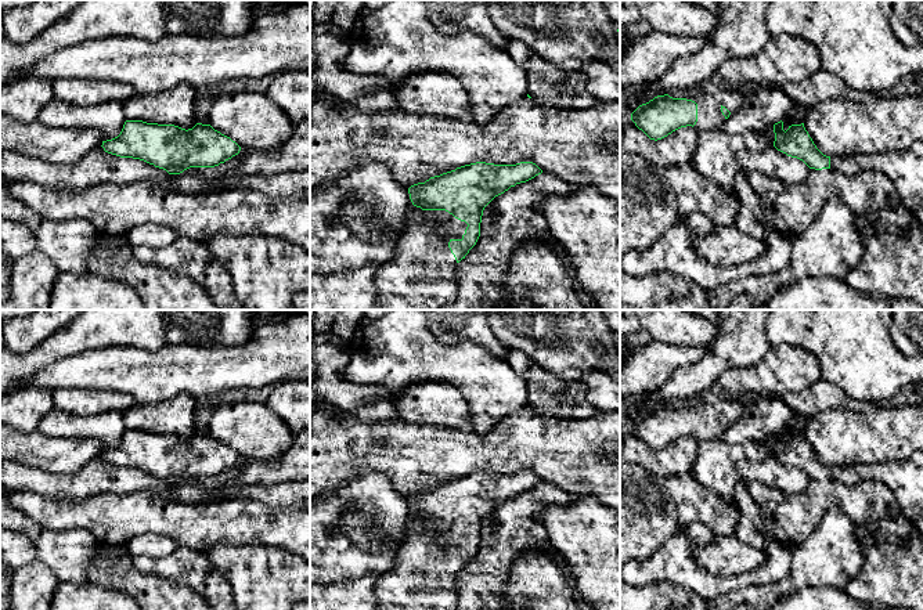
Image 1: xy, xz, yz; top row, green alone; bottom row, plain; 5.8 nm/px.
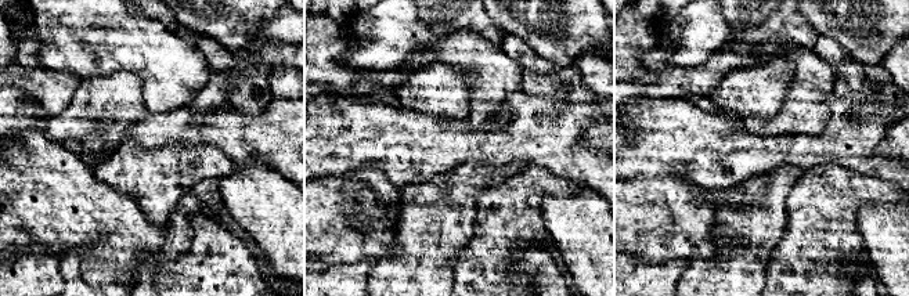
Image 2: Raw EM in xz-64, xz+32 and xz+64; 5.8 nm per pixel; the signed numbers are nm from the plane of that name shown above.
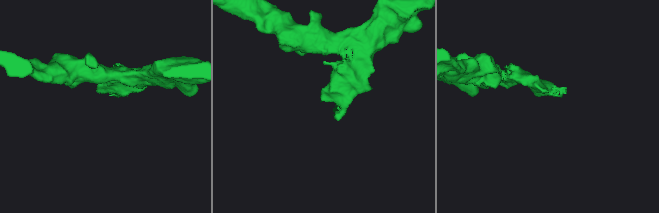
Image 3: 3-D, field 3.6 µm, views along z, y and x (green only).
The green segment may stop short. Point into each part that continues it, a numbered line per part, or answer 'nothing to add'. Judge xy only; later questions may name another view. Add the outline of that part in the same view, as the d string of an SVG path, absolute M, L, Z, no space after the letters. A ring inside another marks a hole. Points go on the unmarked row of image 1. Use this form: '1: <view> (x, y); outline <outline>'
nothing to add

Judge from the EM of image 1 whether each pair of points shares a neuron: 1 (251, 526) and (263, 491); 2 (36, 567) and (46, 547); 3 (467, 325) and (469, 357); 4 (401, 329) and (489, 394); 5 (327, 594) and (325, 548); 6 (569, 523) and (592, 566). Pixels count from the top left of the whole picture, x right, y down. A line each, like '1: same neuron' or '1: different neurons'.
1: different neurons
2: different neurons
3: different neurons
4: same neuron
5: different neurons
6: same neuron

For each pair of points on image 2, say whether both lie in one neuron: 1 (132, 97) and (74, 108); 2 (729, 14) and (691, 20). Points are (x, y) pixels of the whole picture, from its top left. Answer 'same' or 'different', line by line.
1: same
2: different

